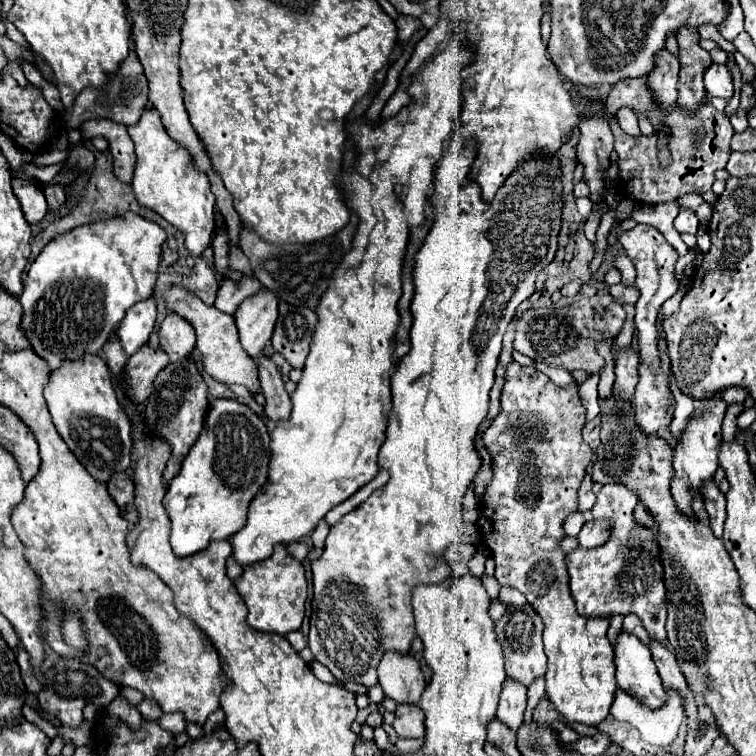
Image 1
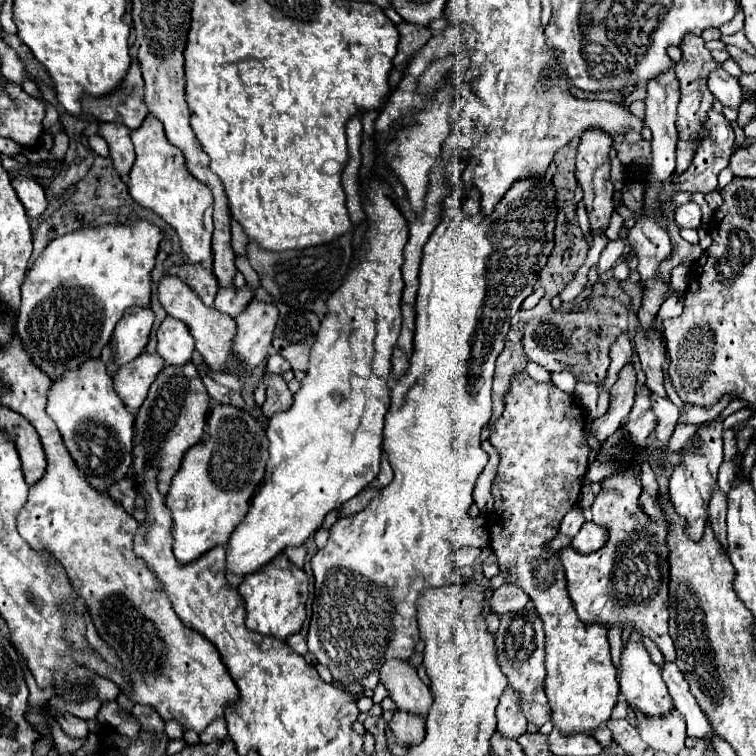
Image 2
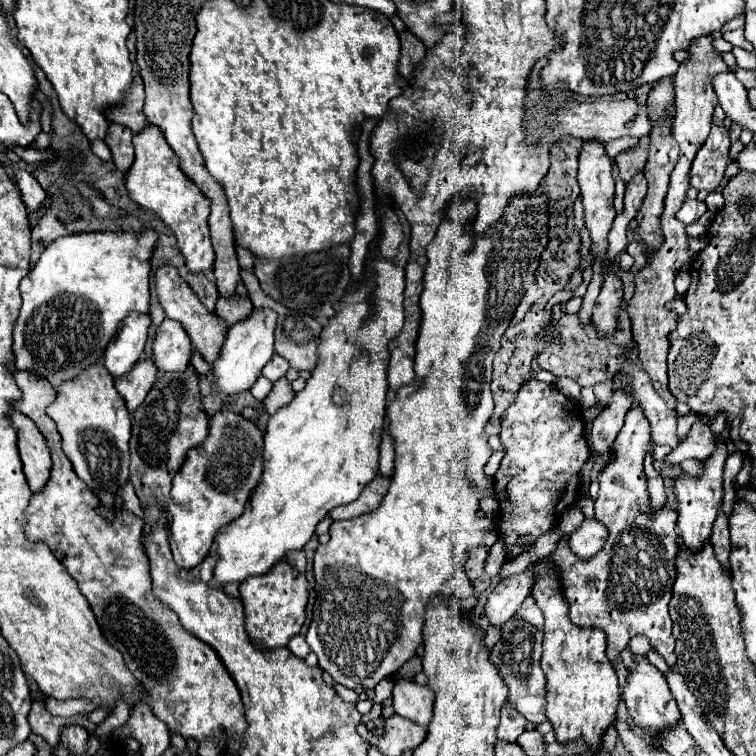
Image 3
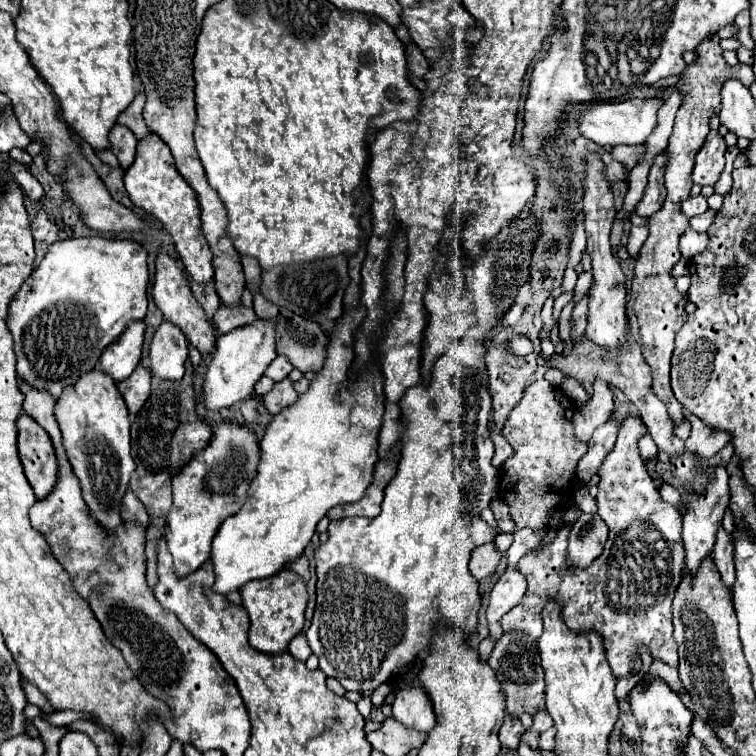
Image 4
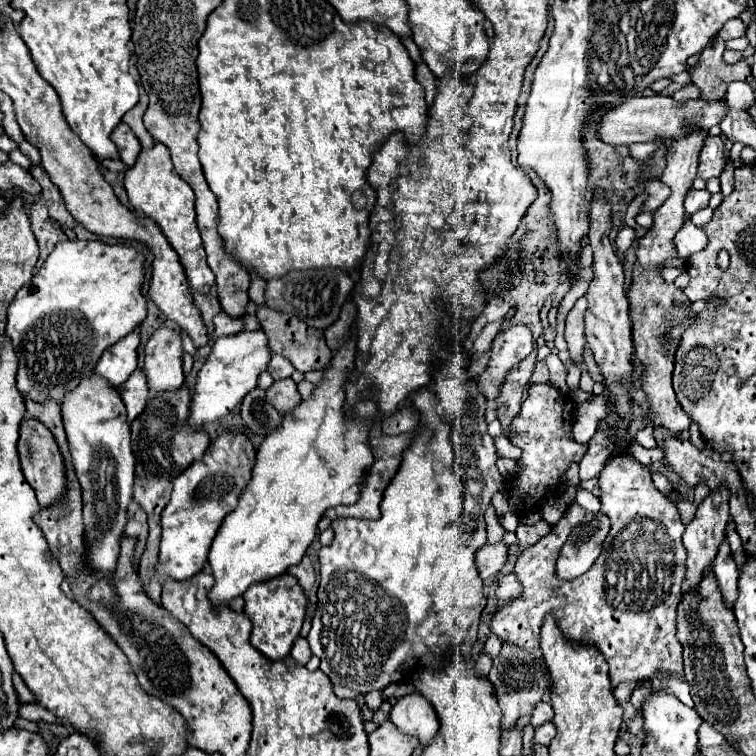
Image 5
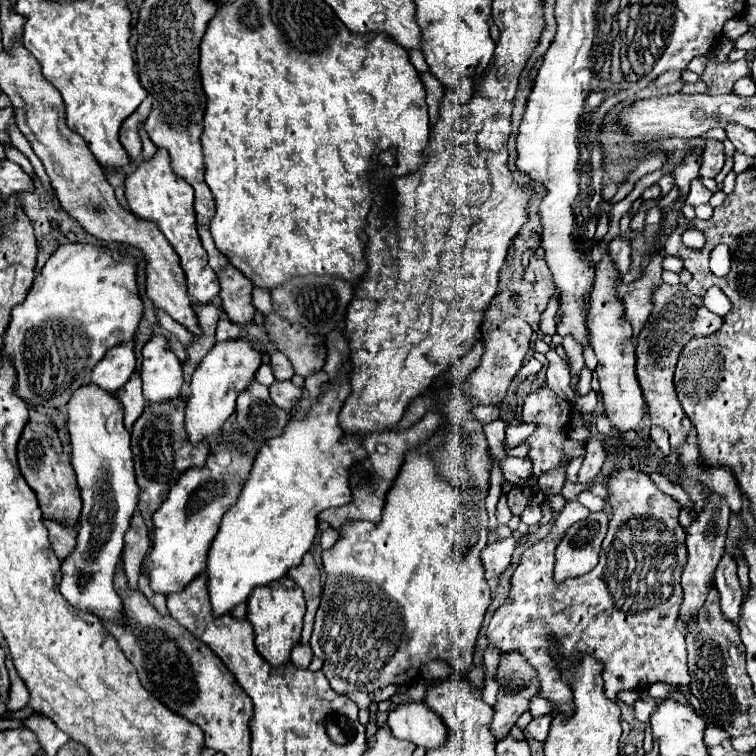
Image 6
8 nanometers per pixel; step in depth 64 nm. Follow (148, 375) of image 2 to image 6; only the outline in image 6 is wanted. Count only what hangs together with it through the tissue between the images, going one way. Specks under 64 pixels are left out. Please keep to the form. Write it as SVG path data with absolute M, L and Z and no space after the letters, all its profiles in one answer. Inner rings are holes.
M134 374L128 380L128 384L116 392L116 396L120 398L120 402L124 406L124 426L130 430L146 406L146 400L142 396L142 378L138 374Z

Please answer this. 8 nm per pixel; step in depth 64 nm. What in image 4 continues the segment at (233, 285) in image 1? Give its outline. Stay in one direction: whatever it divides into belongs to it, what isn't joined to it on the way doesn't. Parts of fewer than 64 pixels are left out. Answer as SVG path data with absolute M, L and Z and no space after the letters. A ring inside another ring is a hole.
M220 304L218 312L214 314L214 324L218 328L220 334L226 334L238 326L246 326L246 324L252 324L252 320L256 320L254 316L254 308L248 308L244 304L238 304L238 306L224 306Z

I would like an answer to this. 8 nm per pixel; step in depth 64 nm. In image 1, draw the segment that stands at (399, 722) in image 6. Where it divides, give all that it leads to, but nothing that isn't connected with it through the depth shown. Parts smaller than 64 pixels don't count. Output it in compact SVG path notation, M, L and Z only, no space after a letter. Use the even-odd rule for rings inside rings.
M386 652L378 662L378 684L394 702L418 704L424 692L424 676L420 664L412 654Z

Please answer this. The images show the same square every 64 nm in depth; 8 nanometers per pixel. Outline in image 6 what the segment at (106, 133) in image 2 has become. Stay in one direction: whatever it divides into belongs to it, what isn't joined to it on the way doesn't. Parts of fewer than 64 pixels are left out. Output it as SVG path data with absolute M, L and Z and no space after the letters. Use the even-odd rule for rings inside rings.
M134 112L130 118L126 118L122 122L122 128L118 132L118 140L122 142L126 154L136 160L140 158L140 152L142 152L142 146L140 146L140 136L138 136L138 124L142 122L142 116L138 112Z

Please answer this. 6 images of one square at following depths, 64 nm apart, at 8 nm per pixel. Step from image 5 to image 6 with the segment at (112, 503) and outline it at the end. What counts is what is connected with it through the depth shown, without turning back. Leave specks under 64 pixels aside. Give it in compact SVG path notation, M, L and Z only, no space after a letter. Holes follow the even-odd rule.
M86 384L66 404L66 426L72 446L72 468L78 478L82 514L76 550L62 564L62 596L78 610L118 622L122 600L114 590L114 570L124 548L124 534L138 504L138 484L132 468L130 432L124 428L124 408L114 394Z

